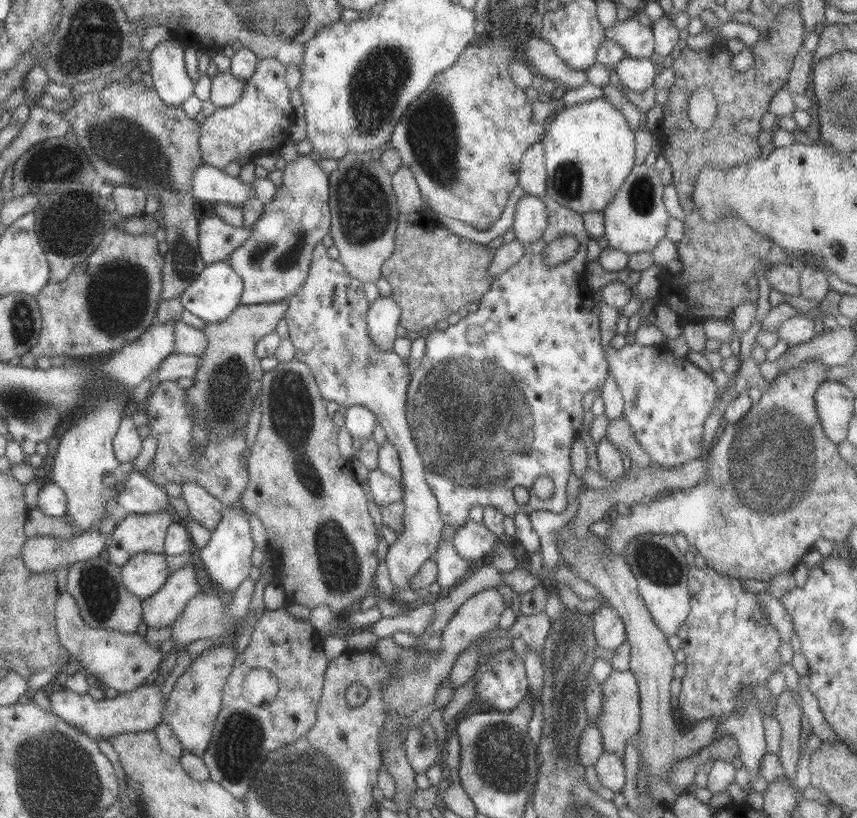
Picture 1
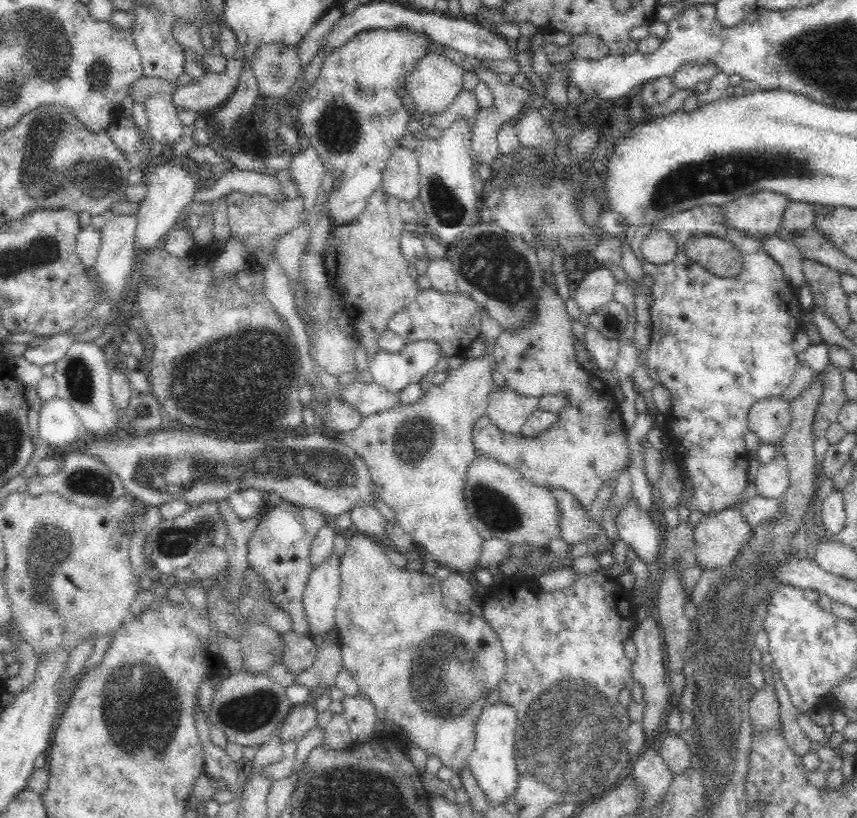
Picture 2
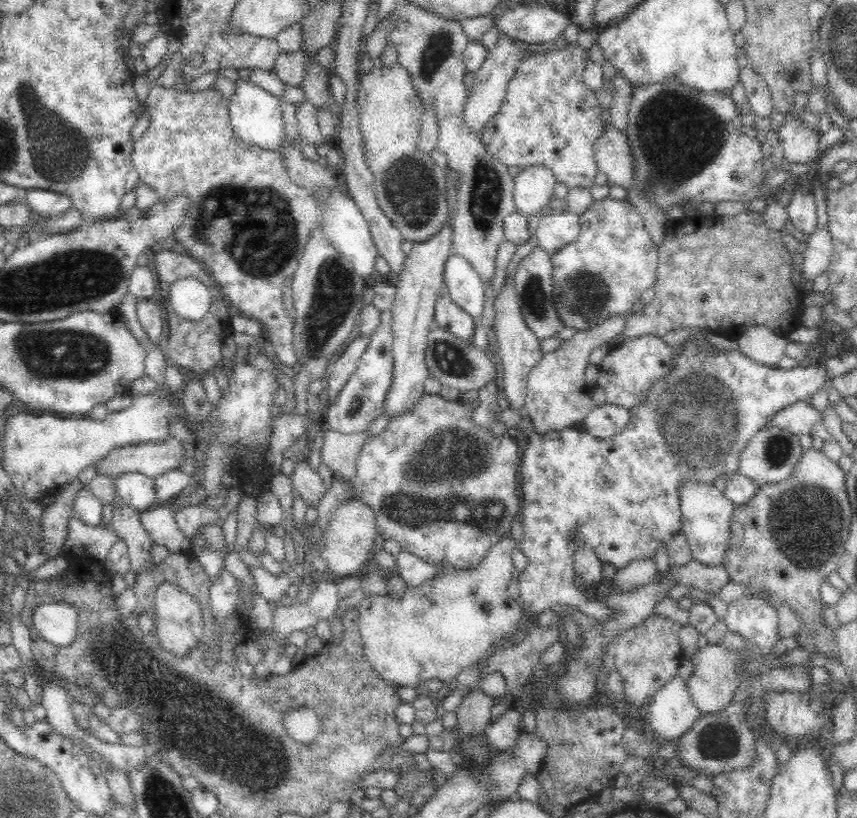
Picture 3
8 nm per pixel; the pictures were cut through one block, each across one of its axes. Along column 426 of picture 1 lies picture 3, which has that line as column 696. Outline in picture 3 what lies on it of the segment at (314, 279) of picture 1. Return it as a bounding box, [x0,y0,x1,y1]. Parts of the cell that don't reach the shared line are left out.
[677,467,735,566]

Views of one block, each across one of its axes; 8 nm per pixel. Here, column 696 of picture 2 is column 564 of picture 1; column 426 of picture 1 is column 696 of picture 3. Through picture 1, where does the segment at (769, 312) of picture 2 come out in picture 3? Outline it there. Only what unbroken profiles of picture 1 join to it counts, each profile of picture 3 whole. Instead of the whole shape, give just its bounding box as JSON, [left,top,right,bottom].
[517,351,833,625]

